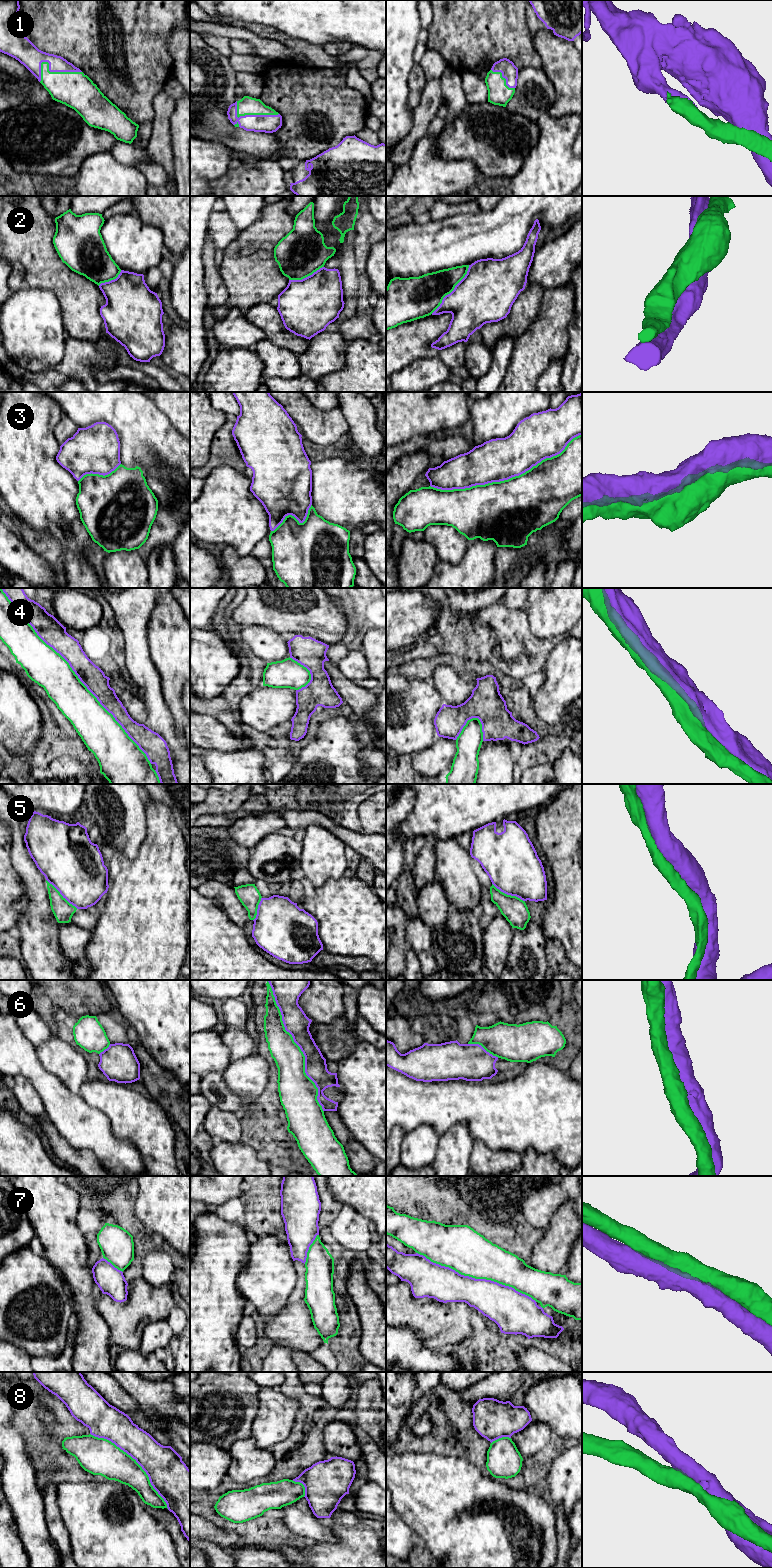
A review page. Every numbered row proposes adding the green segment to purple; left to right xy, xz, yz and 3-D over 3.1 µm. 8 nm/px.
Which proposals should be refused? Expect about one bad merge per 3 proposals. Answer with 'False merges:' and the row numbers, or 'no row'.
False merges: 4, 5

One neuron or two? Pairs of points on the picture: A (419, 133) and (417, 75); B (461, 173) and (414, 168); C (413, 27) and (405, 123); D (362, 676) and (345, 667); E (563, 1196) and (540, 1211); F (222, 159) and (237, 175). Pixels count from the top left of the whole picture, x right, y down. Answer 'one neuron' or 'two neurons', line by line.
A: two neurons
B: one neuron
C: one neuron
D: one neuron
E: one neuron
F: two neurons

